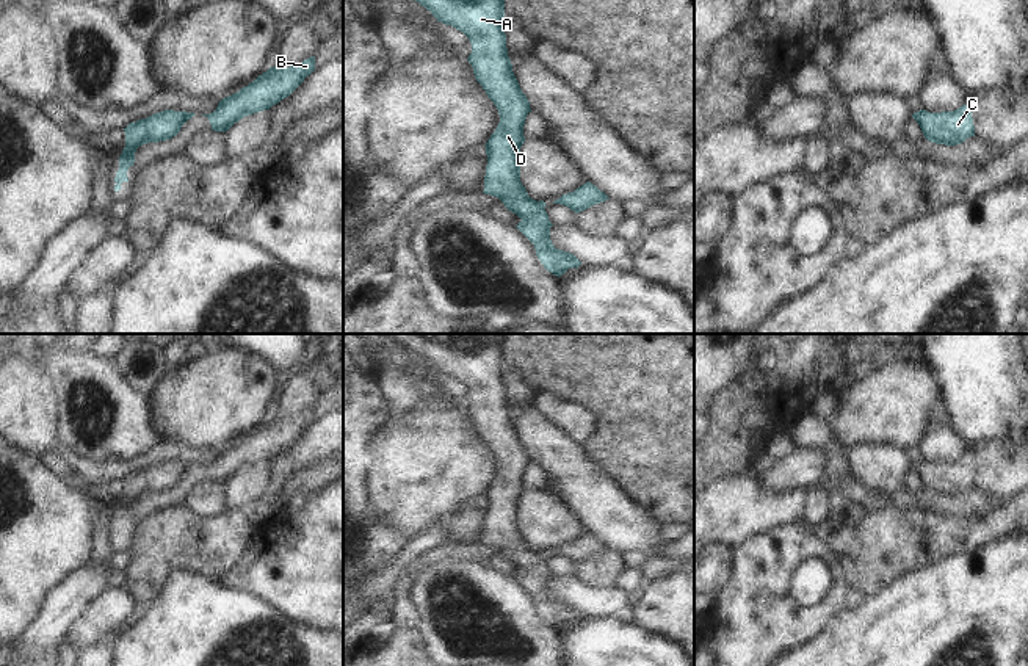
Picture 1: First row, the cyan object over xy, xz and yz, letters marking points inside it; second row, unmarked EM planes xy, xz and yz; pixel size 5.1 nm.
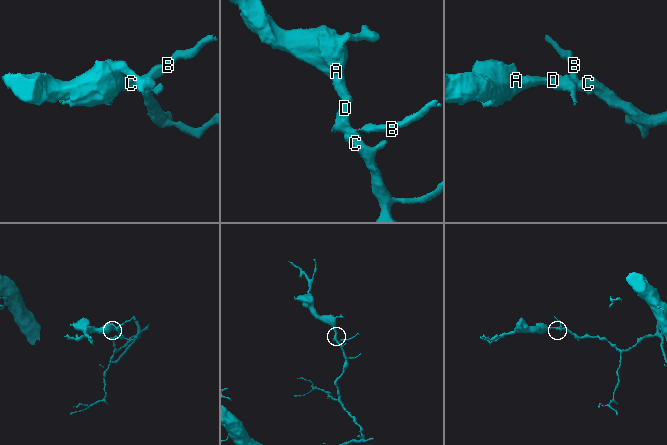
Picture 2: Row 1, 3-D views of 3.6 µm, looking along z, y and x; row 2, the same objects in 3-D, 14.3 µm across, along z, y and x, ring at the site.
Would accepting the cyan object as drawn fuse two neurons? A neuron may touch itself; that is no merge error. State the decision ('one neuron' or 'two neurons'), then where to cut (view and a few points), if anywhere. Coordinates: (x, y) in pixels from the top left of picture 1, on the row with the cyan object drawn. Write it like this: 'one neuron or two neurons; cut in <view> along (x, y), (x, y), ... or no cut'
two neurons; cut in xy along (188, 113), (185, 119)

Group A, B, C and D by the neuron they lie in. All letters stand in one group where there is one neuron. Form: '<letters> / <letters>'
A C D / B

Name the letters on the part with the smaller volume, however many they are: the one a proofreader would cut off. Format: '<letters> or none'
B

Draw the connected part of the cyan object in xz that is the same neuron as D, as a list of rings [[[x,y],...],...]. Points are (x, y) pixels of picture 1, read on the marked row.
[[[415,0],[425,6],[437,22],[462,31],[470,44],[469,63],[476,81],[498,110],[500,122],[486,143],[487,166],[484,176],[484,194],[498,197],[505,207],[522,221],[516,226],[533,244],[536,255],[547,271],[563,276],[569,268],[578,268],[581,262],[570,252],[556,249],[550,240],[553,226],[538,201],[531,199],[520,182],[520,147],[525,143],[523,125],[531,111],[527,96],[522,92],[508,56],[506,34],[503,30],[505,0]]]

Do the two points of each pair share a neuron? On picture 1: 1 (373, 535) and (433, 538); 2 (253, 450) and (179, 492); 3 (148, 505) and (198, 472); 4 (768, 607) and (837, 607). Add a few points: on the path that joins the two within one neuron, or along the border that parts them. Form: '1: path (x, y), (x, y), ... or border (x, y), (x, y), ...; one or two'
1: border (408, 542), (401, 553), (381, 569); two
2: path (234, 458), (220, 472), (198, 474); one
3: path (160, 502), (171, 499), (185, 485); one
4: path (785, 616), (820, 616); one

